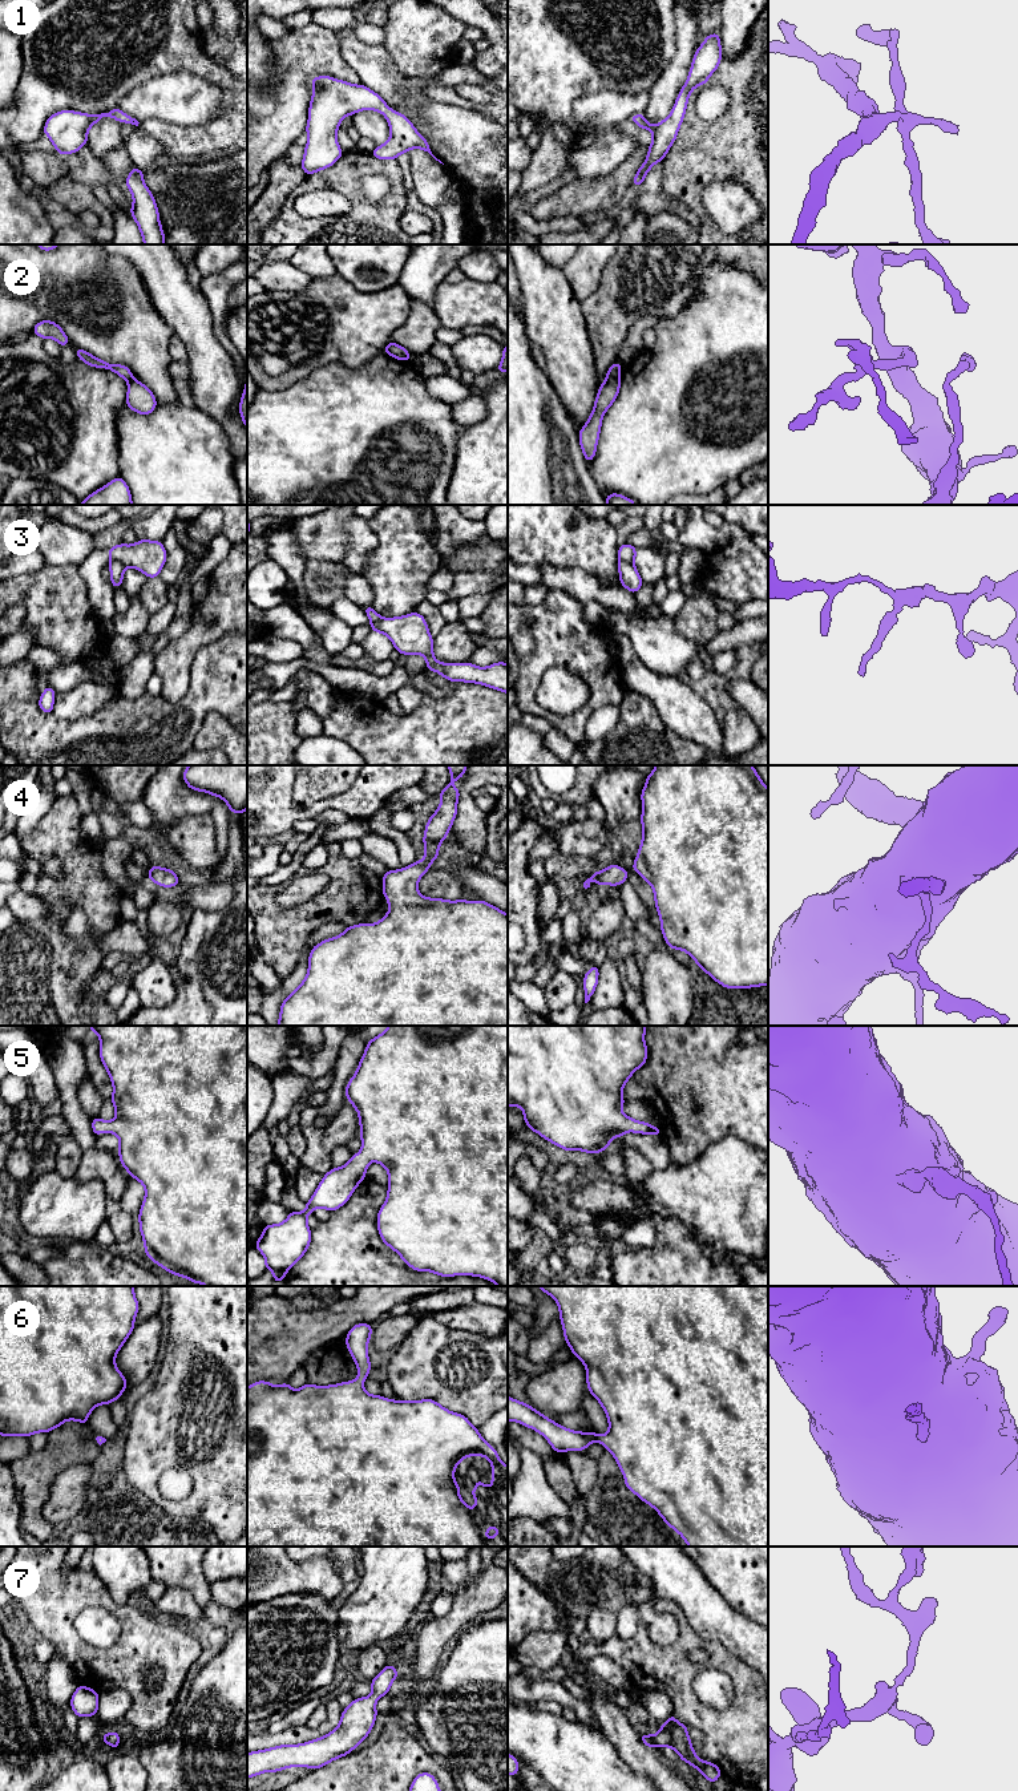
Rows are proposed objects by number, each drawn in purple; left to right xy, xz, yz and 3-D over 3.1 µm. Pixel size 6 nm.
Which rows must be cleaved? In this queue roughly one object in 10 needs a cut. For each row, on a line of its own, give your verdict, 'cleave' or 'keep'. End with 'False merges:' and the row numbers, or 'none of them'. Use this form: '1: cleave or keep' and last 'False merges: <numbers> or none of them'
1: keep
2: cleave
3: cleave
4: keep
5: keep
6: keep
7: keep
False merges: 2, 3

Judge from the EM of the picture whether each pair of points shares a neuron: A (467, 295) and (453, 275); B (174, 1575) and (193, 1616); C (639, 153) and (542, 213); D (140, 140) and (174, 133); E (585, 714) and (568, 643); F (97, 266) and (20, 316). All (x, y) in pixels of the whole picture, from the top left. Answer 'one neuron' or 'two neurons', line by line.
A: two neurons
B: two neurons
C: one neuron
D: two neurons
E: one neuron
F: one neuron

